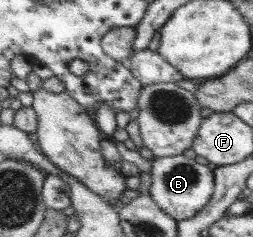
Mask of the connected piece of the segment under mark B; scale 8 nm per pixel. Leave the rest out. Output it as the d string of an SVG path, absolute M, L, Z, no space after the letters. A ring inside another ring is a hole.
M181 155L155 158L151 161L150 196L153 201L175 221L197 215L212 198L214 173L207 165Z

